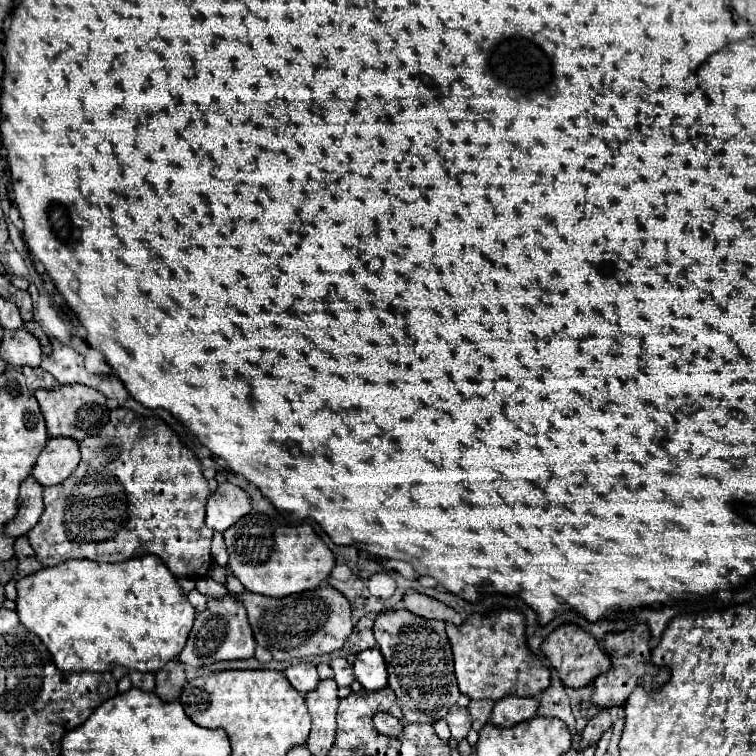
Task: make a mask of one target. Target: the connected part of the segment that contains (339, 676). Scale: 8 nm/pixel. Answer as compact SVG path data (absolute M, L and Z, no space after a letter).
M335 658L331 662L331 668L335 672L337 686L351 686L355 676L353 676L353 666L351 666L351 662L347 658Z

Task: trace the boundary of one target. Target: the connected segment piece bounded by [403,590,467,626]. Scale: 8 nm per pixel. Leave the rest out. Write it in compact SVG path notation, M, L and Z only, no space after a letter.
M407 590L403 596L403 608L421 616L421 618L429 618L429 620L443 620L443 622L451 622L455 626L461 626L467 618L465 612L455 612L453 608L445 606L443 602L437 602L435 598L429 598L425 594Z

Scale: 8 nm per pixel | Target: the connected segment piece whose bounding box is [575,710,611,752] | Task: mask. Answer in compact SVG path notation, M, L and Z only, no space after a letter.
M601 710L593 720L589 720L589 724L585 726L585 730L579 736L579 744L575 746L579 752L583 752L585 748L593 746L599 742L599 738L603 736L603 732L611 728L611 716L609 710Z

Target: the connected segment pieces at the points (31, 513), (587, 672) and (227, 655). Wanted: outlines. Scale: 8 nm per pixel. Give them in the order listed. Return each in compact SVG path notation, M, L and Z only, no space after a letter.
M27 476L21 482L19 514L5 526L5 534L13 538L25 536L39 522L41 514L43 514L43 486L33 476Z
M575 624L559 626L553 634L549 634L549 638L541 644L541 652L551 662L551 666L557 670L563 686L569 686L569 688L589 686L599 674L605 674L609 670L609 666L611 666L609 656L599 646L599 642L591 634L587 634L585 630L575 626Z
M227 594L223 600L211 600L211 598L207 600L207 610L197 614L189 640L181 650L181 654L177 656L177 660L191 668L201 668L213 662L251 658L253 650L255 642L249 630L249 620L245 618L245 608L241 608L241 602L237 602L233 594Z

